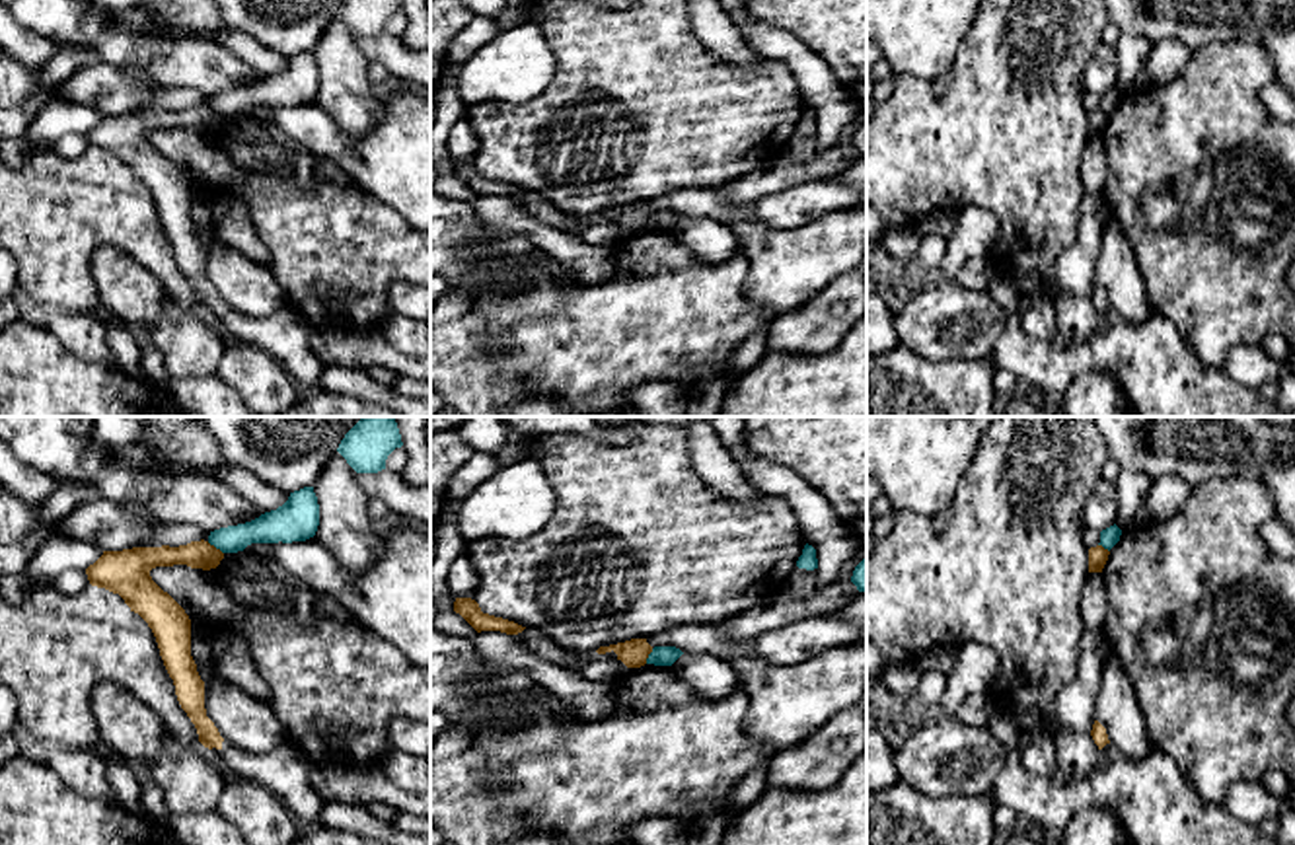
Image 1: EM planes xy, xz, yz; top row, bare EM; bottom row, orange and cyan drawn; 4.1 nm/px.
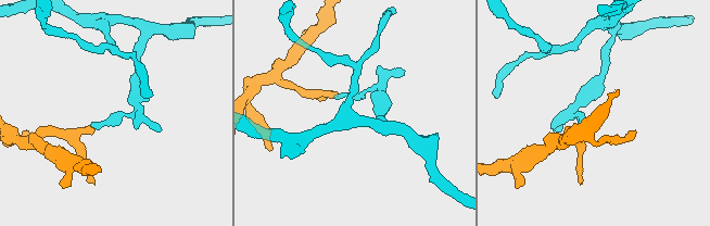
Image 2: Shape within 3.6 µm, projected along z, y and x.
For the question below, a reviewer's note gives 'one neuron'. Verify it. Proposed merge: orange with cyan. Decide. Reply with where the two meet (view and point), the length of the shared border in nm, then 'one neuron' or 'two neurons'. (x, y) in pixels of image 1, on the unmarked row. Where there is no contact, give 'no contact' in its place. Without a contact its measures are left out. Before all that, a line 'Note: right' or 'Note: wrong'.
Note: wrong
contact xy (213, 110); length 90 nm; two neurons

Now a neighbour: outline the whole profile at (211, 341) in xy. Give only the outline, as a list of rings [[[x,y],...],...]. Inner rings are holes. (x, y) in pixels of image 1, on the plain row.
[[[166,312],[150,331],[171,380],[216,374],[230,343],[224,331],[199,313]]]

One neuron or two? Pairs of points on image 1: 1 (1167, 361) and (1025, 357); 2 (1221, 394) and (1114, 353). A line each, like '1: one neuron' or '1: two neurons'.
1: one neuron
2: one neuron

